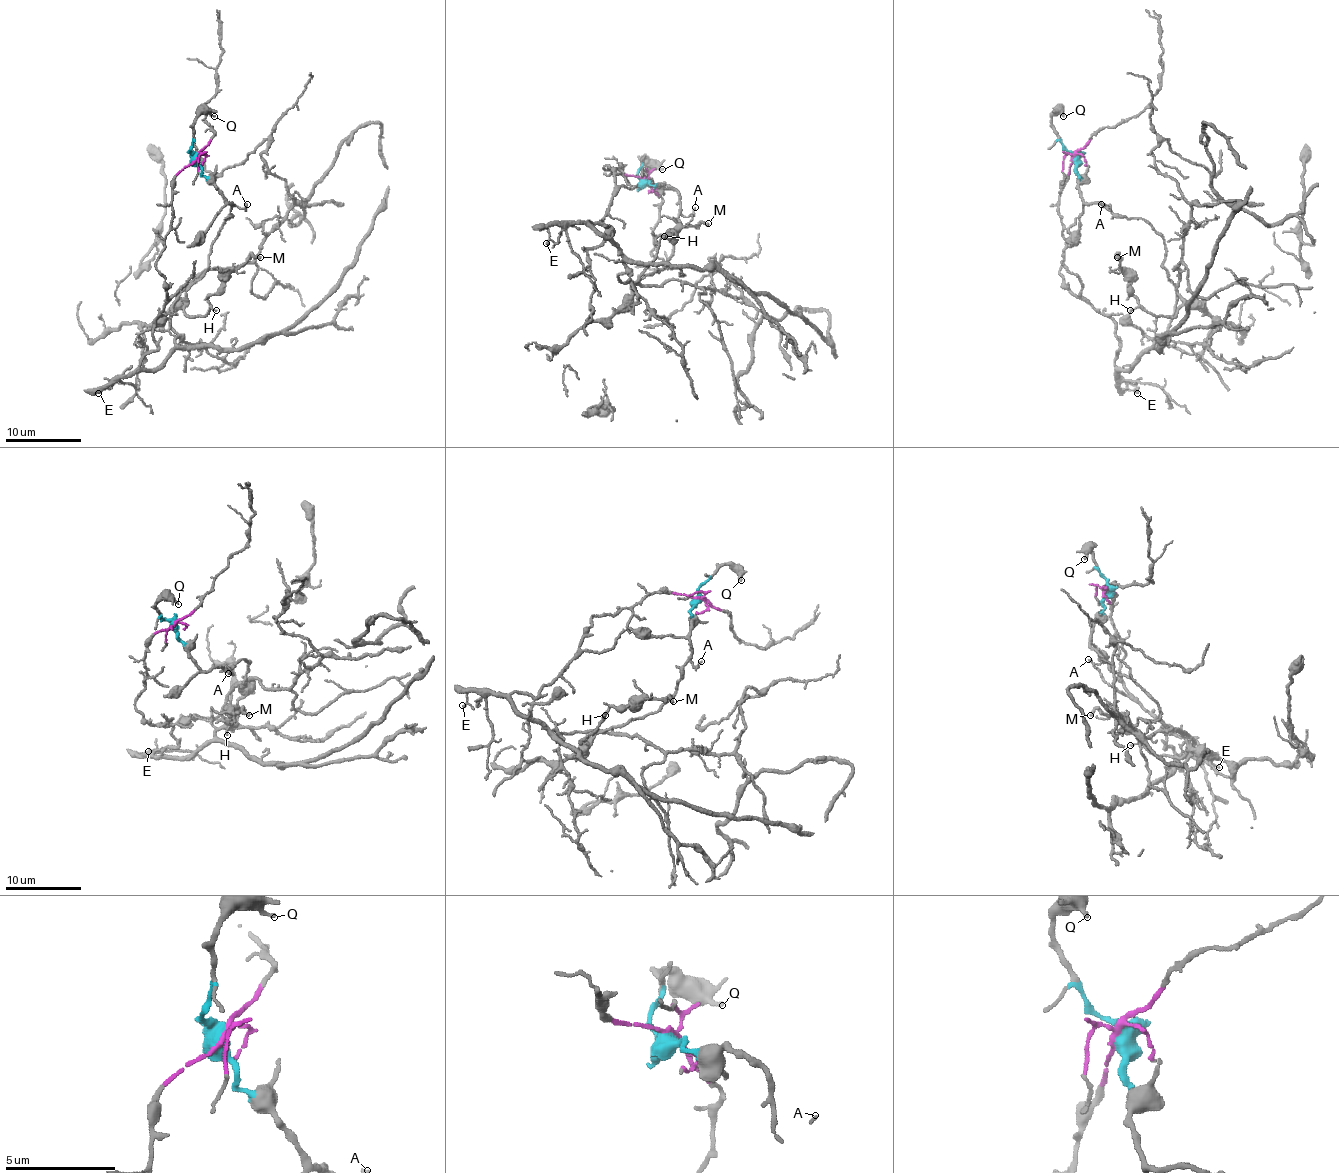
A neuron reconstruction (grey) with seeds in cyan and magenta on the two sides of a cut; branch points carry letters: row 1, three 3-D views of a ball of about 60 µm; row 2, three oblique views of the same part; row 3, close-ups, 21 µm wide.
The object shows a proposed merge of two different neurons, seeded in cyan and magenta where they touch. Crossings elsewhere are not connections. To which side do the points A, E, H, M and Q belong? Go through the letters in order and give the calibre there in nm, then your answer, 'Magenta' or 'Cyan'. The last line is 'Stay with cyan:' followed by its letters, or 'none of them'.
A: Thickness 90 nm. Cyan
E: Thickness 120 nm. Magenta
H: Thickness 120 nm. Cyan
M: Thickness 200 nm. Cyan
Q: Thickness 200 nm. Cyan
Stay with cyan: A, H, M, Q

